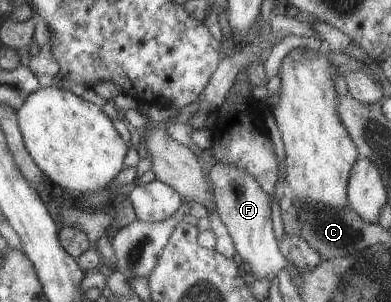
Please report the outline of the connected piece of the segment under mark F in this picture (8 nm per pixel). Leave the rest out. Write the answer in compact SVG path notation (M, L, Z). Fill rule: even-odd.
M216 163L209 170L209 179L218 216L233 240L236 253L249 265L249 272L255 279L273 281L280 270L286 269L288 261L281 254L274 236L268 195L249 174L234 165Z

